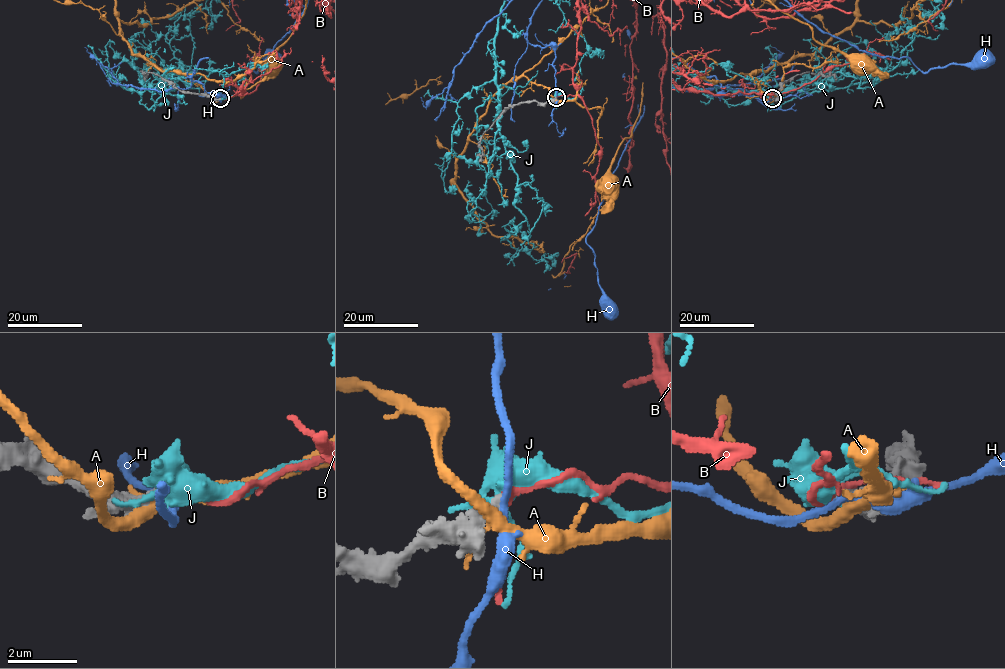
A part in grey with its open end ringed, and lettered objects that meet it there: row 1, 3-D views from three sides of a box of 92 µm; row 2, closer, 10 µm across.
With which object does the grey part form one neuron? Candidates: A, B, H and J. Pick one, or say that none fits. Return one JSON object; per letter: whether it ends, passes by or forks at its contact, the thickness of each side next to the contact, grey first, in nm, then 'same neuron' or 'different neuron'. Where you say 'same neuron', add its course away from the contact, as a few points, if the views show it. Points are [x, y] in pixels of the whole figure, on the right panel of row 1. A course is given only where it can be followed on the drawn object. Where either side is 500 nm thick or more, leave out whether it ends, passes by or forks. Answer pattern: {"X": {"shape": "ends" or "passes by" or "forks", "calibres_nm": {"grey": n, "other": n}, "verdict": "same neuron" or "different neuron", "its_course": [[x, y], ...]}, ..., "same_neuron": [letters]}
{"A": {"calibres_nm": {"grey": 700, "other": 320}, "verdict": "different neuron"}, "B": {"shape": "passes by", "calibres_nm": {"grey": 360, "other": 170}, "verdict": "different neuron"}, "H": {"shape": "passes by", "calibres_nm": {"grey": 360, "other": 220}, "verdict": "different neuron"}, "J": {"shape": "forks", "calibres_nm": {"grey": 480, "other": 200}, "verdict": "different neuron"}, "same_neuron": []}

